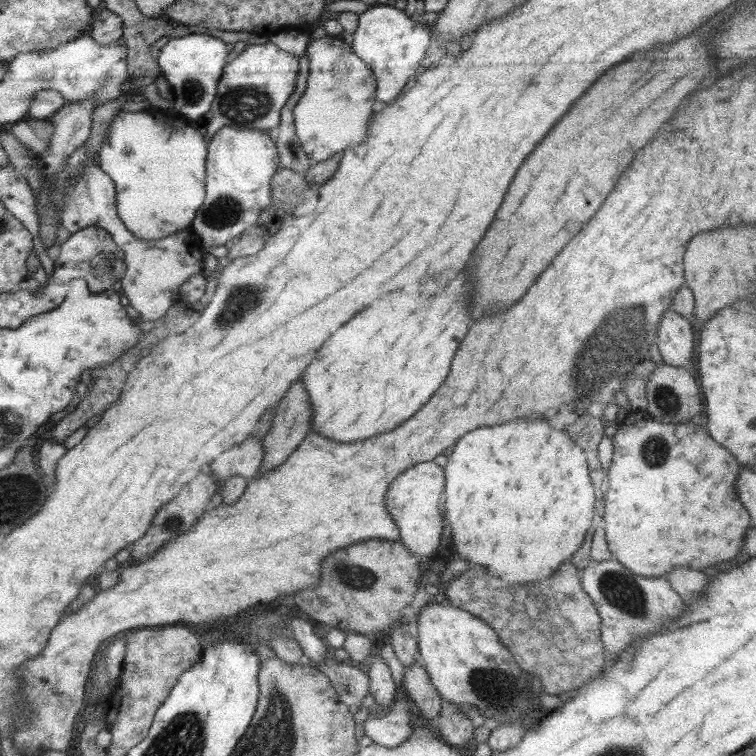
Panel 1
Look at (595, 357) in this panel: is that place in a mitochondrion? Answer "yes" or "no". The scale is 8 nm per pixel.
yes

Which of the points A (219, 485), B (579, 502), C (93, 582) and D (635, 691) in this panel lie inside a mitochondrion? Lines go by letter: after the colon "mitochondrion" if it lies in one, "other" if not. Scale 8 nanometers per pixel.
A: other
B: other
C: other
D: other

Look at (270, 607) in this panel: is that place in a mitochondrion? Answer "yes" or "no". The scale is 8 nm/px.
no

